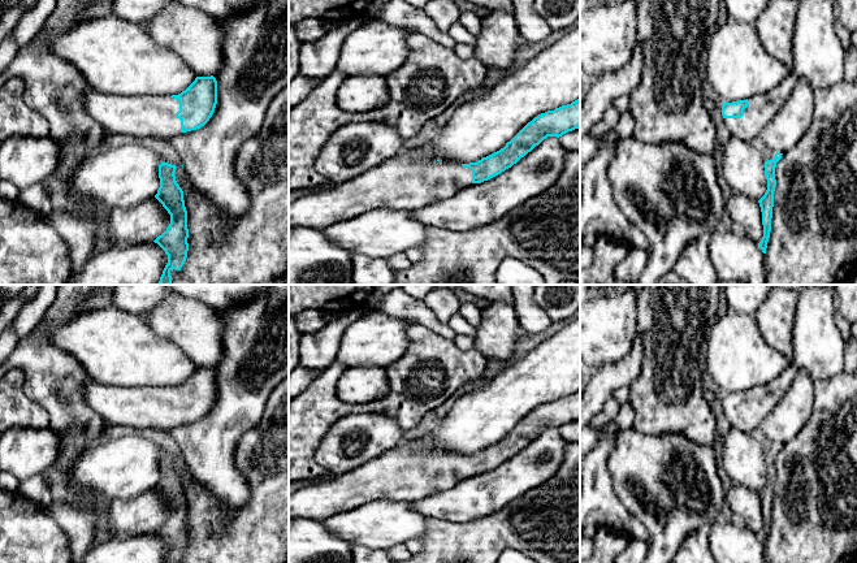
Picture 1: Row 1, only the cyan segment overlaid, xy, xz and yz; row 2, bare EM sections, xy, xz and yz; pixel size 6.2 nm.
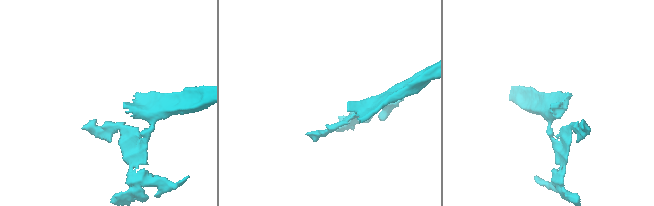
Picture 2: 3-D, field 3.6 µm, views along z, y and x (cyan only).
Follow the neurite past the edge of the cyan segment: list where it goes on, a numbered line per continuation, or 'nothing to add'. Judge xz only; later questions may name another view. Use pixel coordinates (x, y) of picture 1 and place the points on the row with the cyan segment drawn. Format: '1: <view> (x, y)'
1: xz (414, 178)

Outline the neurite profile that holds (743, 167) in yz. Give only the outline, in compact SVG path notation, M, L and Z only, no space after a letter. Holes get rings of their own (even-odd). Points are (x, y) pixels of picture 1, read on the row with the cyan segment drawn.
M731 137L722 147L722 176L732 192L758 202L767 190L762 155L748 142Z

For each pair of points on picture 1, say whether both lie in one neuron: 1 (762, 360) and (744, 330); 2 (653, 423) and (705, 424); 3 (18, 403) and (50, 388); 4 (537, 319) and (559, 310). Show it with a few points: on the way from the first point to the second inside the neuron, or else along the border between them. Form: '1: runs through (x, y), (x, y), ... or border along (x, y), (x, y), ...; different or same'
1: runs through (754, 353), (744, 342), (744, 338); same
2: runs through (666, 423), (692, 423); same
3: border along (18, 369), (24, 390), (47, 412), (48, 423); different
4: border along (532, 298), (552, 320); different

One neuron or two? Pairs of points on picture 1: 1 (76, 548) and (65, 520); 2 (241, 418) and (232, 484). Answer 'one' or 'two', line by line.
1: one
2: one

